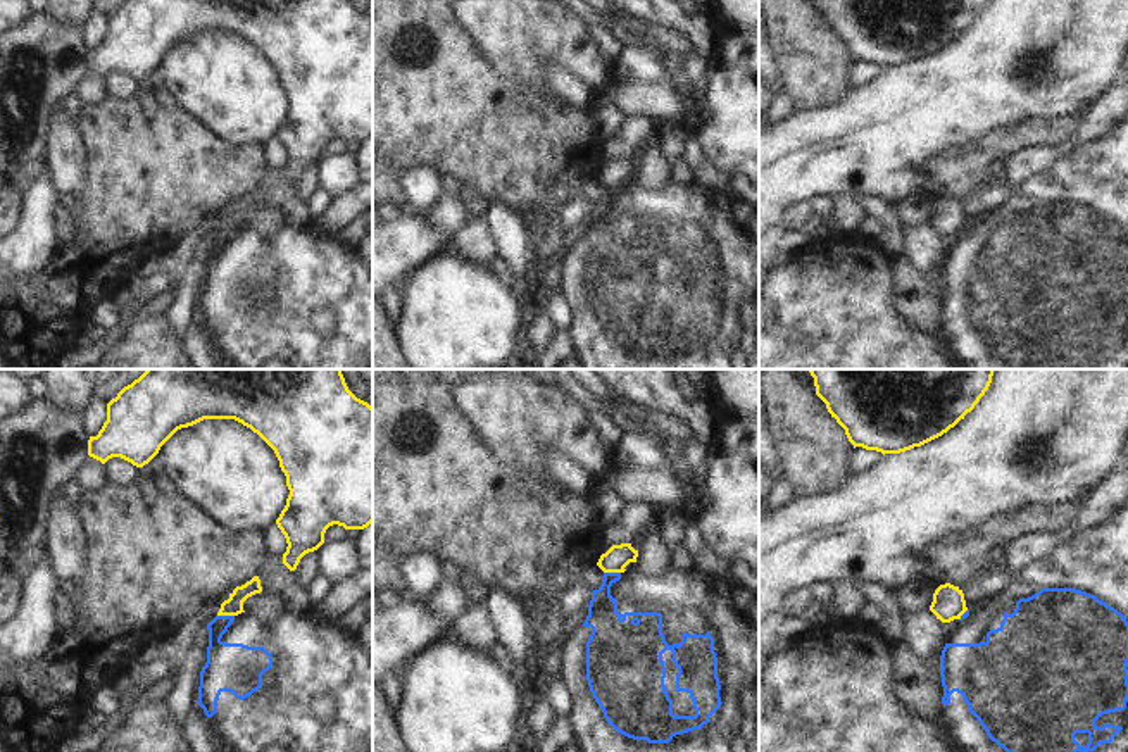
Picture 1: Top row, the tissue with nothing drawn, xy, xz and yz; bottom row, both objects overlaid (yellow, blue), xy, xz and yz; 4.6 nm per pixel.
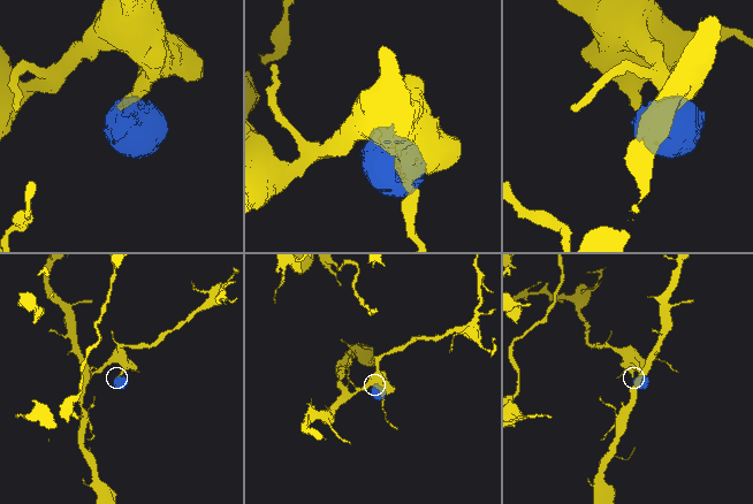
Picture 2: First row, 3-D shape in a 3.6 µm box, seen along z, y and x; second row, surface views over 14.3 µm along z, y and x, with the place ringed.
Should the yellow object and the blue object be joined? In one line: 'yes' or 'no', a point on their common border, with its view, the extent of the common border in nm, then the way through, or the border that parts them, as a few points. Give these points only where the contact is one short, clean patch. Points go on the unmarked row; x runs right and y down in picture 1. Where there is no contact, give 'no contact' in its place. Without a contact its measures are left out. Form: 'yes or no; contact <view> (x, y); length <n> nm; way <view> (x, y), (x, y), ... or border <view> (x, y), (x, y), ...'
no; contact xy (226, 228); length 80 nm; border xy (218, 228), (233, 230)

